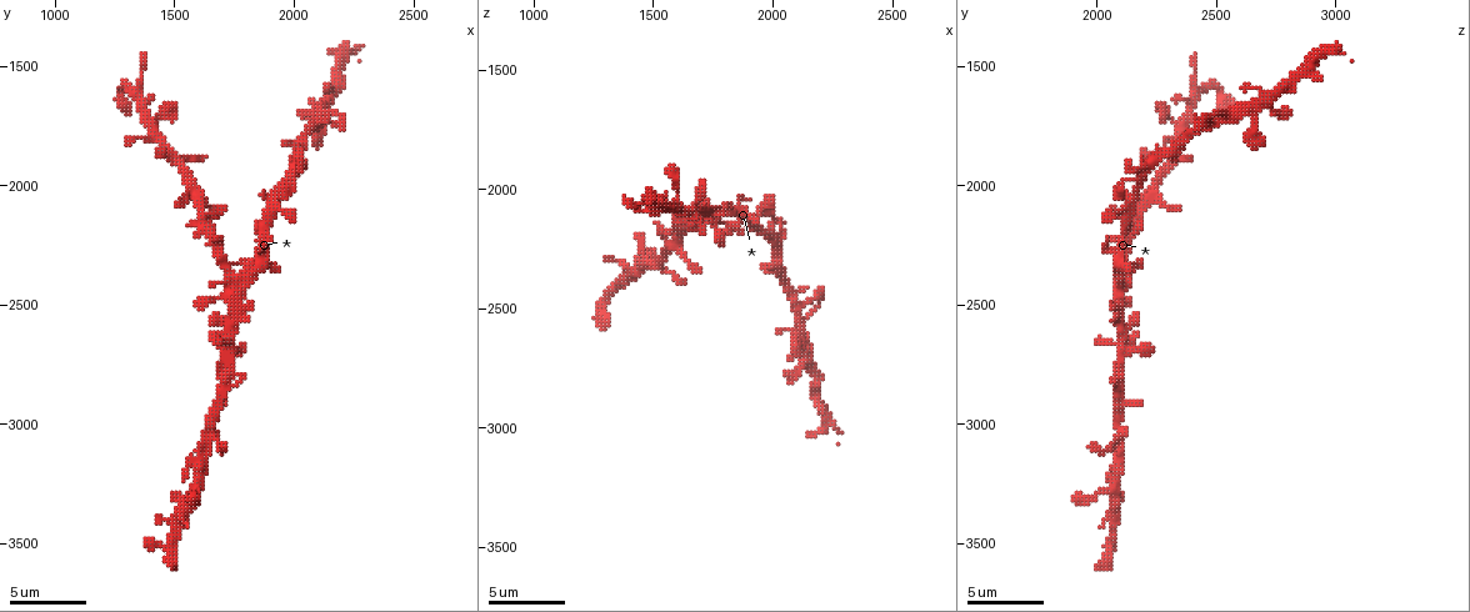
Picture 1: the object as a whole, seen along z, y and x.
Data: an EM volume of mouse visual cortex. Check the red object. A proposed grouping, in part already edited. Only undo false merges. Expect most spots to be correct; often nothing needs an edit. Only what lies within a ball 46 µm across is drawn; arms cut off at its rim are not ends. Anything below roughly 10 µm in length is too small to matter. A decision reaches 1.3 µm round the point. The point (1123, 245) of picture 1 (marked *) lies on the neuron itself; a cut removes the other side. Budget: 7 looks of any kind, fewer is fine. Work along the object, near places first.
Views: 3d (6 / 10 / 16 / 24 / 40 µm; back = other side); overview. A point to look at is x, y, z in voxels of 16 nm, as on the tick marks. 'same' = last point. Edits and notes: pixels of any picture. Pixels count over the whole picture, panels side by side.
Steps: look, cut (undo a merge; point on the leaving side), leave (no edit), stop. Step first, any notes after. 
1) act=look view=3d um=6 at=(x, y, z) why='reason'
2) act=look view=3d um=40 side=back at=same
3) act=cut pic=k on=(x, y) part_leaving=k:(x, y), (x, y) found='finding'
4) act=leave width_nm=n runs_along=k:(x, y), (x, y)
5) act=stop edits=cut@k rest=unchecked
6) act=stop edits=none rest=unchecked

act=look view=3d um=16 at=(1870, 2150, 2110) why='three arms meet'

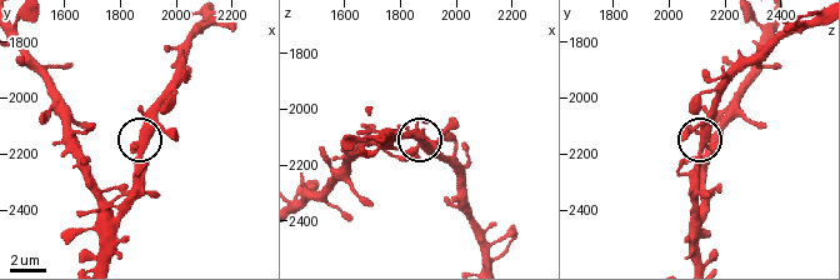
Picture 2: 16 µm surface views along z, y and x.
act=leave arms=3 runs_along=2:(699, 165), (699, 135), (713, 101) found='one neuron here'

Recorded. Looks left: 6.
act=look view=3d um=16 at=(1630, 3120, 2100) why='narrows sharply'

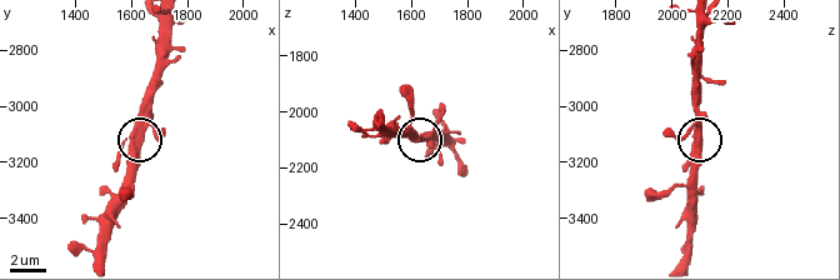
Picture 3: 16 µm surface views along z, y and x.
act=leave found='all the same neuron'

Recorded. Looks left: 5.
act=look view=3d um=10 at=(1730, 2390, 2120) why='two arms at a narrow angle'

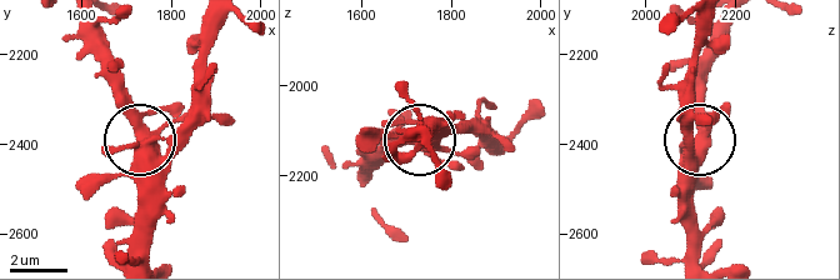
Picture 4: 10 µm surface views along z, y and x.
act=leave arms=5 found='one neuron here'

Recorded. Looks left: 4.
act=look view=3d um=6 at=(2120, 1720, 2570) why='four arms meet'

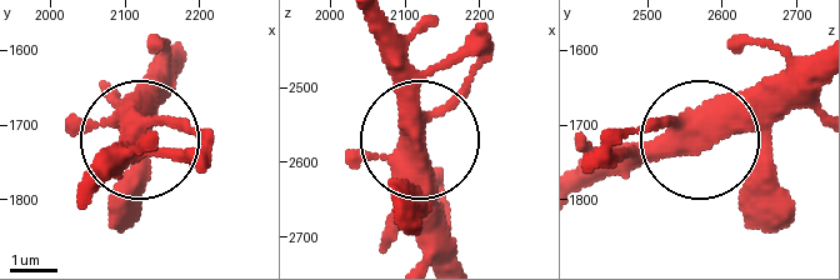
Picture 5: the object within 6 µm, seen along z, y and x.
act=leave width_nm=400 found='continuous, no second neuron'

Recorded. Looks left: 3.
act=stop edits=none rest=unchecked

